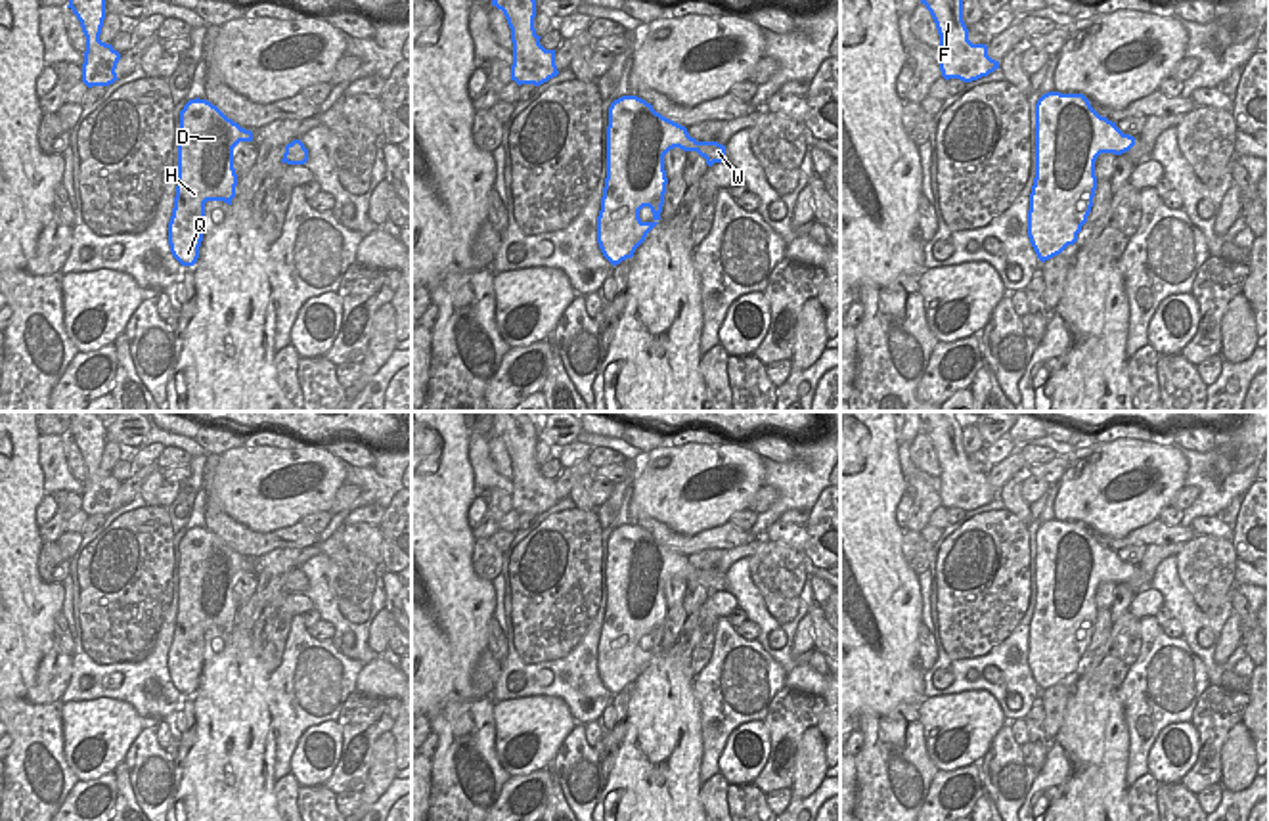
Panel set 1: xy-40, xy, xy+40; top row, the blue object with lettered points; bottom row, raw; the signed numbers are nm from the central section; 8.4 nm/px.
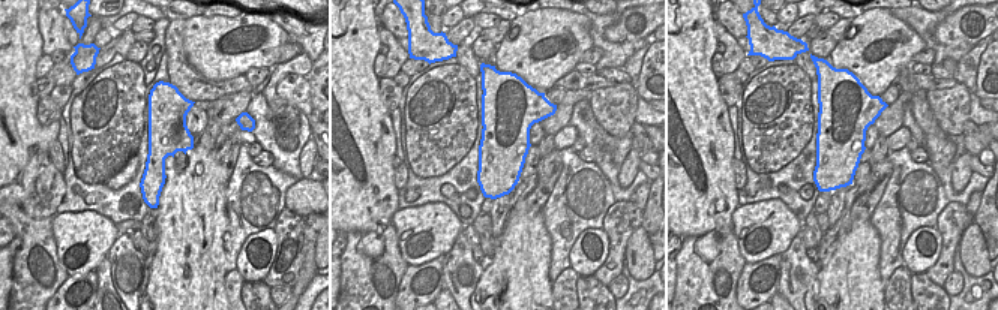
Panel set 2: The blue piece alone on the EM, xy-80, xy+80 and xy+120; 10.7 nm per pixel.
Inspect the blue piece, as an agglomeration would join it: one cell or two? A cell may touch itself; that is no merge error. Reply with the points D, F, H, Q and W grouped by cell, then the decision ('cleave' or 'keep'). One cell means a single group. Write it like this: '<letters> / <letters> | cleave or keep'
D F H Q W | keep

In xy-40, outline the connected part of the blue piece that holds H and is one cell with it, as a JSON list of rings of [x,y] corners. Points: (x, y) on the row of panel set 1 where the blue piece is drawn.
[[[189,100],[180,111],[178,186],[168,222],[168,245],[182,266],[193,266],[203,241],[205,203],[235,197],[234,147],[253,132],[207,100]]]

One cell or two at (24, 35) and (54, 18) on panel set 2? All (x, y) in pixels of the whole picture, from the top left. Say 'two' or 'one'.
two

